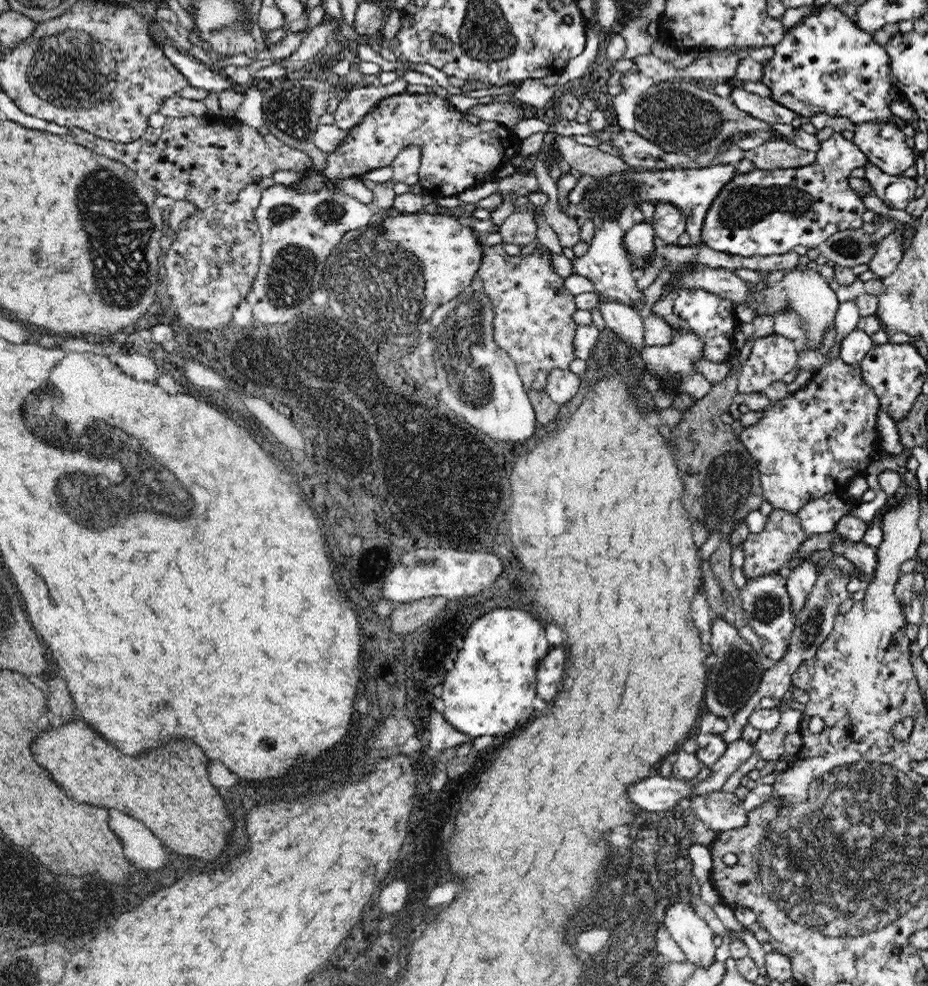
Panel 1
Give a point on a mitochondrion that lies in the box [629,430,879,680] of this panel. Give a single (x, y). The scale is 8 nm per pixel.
(712, 507)

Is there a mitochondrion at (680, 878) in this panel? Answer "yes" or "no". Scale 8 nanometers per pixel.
yes

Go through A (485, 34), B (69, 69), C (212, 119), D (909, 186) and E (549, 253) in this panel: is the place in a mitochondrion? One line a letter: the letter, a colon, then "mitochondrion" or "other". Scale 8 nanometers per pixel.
A: mitochondrion
B: mitochondrion
C: other
D: other
E: other

